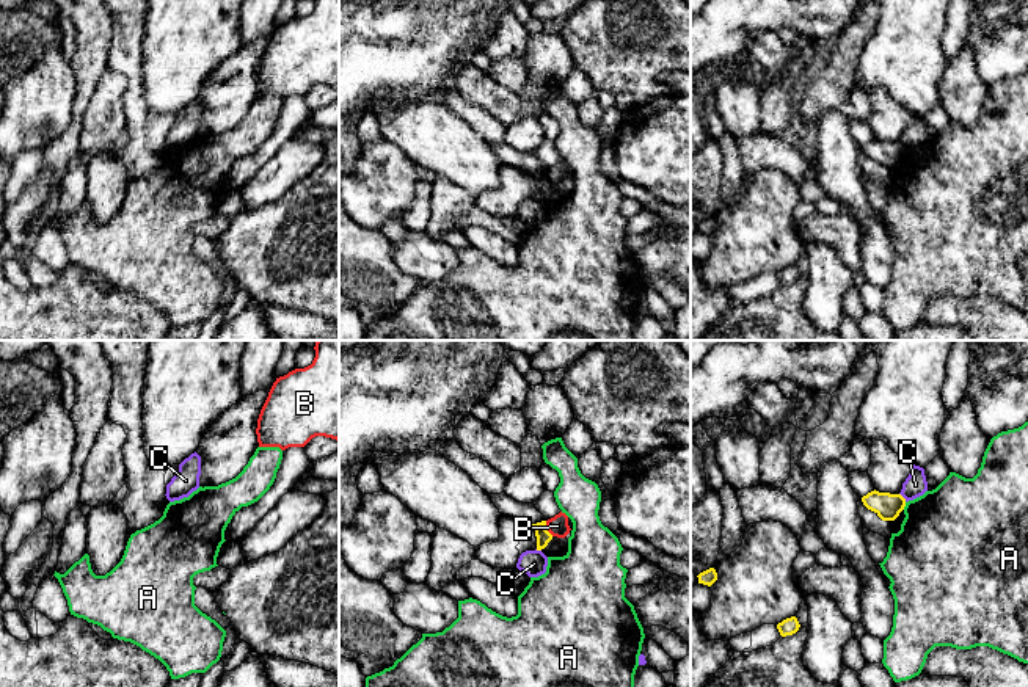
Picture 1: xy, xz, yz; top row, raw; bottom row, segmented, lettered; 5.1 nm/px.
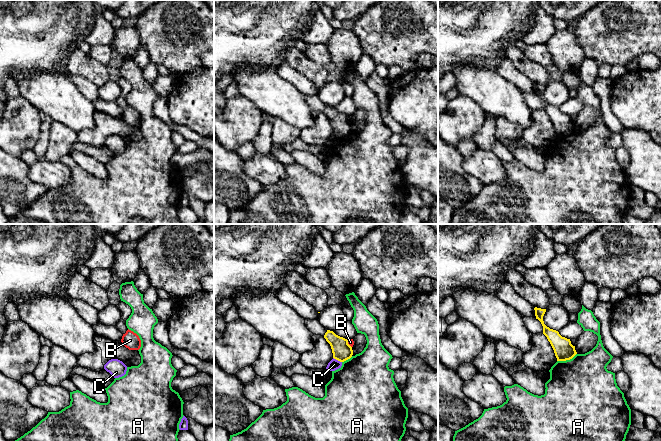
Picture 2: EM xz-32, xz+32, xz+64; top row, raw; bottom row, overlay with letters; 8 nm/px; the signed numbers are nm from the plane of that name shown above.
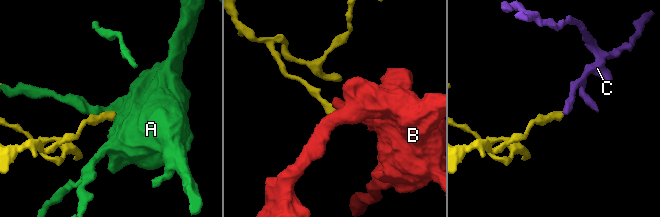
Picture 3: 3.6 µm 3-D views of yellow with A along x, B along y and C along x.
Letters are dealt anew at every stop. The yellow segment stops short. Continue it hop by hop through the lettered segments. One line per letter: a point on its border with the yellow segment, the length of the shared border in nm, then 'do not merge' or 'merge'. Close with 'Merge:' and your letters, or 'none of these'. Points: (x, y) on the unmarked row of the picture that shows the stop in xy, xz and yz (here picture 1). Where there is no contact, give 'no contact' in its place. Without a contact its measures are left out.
A: yz (904, 154) | 40 nm | do not merge
B: xz (545, 178) | 90 nm | do not merge
C: yz (903, 146) | 60 nm | do not merge
Merge: none of these

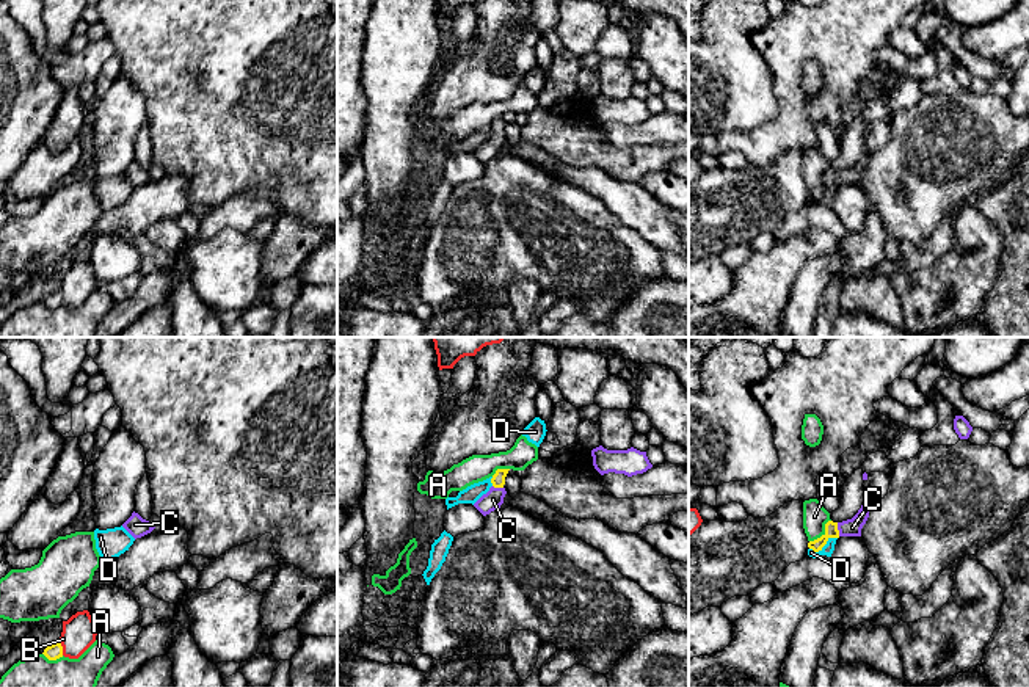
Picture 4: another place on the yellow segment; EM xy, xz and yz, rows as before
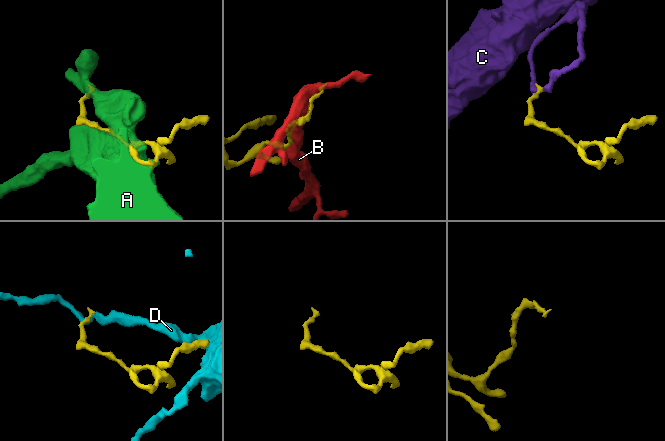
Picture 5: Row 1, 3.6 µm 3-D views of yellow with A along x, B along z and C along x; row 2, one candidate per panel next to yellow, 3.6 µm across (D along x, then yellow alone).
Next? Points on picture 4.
A: yz (822, 184) | 160 nm | do not merge
B: xy (61, 297) | 80 nm | do not merge
C: yz (836, 178) | 70 nm | merge
D: yz (822, 195) | 160 nm | do not merge
Merge: C

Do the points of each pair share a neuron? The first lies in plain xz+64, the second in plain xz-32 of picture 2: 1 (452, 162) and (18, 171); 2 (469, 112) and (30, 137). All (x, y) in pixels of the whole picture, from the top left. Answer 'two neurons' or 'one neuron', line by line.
1: one neuron
2: one neuron

